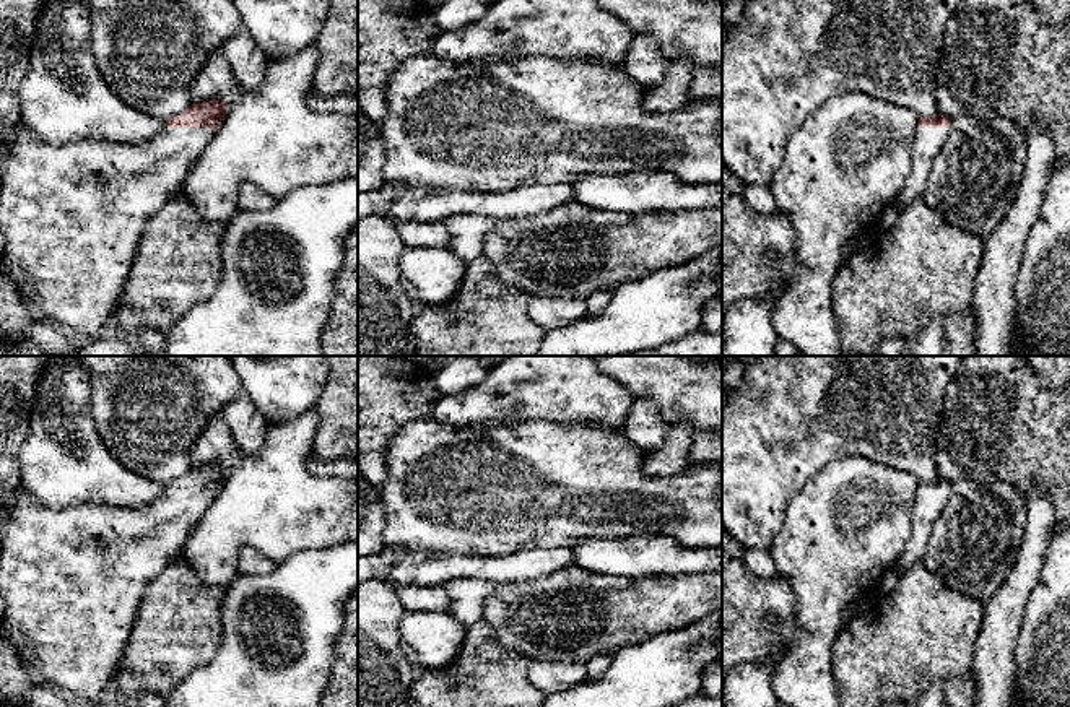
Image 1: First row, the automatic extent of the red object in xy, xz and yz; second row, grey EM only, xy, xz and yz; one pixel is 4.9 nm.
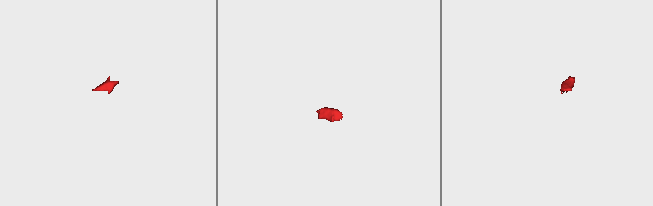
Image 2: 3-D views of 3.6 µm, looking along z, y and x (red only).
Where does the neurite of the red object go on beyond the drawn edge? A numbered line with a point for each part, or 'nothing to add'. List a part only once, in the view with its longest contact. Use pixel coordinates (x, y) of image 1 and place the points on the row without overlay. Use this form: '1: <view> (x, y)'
1: xy (73, 577)

